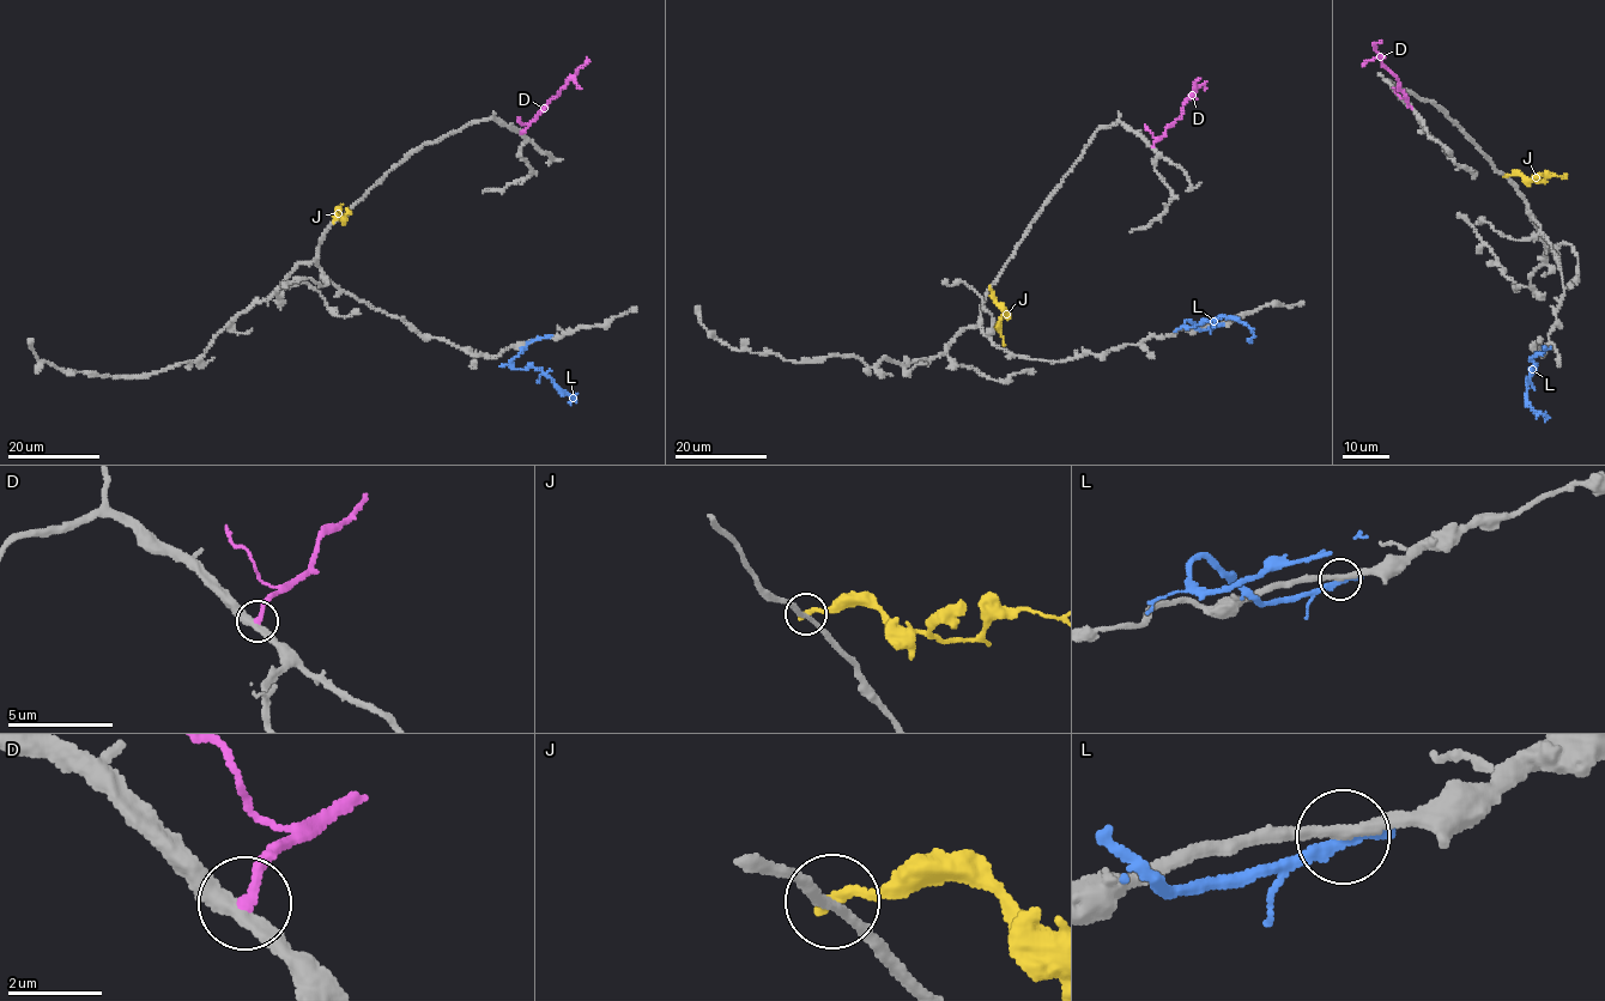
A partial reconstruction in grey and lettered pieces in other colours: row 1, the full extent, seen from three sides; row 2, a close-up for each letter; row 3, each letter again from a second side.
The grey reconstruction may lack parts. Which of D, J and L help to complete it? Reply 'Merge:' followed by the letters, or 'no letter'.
Merge: D

